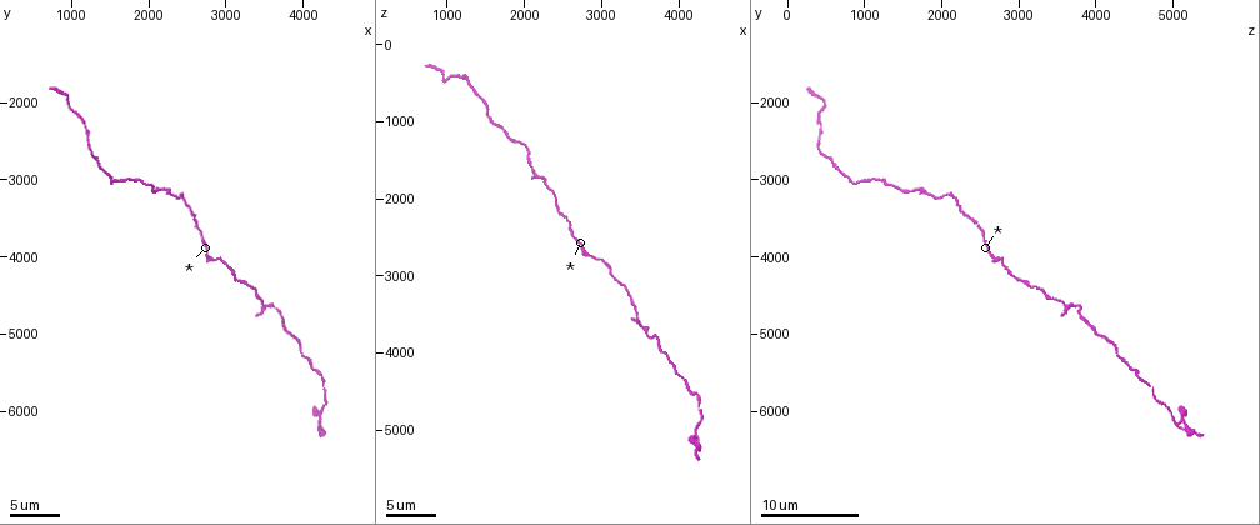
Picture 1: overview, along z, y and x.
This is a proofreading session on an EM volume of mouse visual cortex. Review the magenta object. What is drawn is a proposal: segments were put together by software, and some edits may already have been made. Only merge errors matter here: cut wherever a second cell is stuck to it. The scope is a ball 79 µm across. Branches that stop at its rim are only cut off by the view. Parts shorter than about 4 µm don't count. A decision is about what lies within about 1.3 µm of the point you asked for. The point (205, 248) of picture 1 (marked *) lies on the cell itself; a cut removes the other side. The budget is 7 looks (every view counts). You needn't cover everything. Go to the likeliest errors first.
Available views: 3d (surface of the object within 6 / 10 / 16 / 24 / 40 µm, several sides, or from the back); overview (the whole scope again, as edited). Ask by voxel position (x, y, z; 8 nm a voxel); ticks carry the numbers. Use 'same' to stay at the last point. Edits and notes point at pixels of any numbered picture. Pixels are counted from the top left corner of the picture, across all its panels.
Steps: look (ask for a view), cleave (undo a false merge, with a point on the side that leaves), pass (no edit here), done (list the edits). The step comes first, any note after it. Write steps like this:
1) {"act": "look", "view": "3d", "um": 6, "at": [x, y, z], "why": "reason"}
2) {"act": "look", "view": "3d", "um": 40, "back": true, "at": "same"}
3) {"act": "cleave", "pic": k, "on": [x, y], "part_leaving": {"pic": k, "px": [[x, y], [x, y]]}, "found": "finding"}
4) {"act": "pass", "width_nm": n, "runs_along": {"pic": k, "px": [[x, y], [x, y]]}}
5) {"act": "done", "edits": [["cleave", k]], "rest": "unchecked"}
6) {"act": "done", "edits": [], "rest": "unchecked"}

{"act": "look", "view": "3d", "um": 10, "at": [3450, 4600, 3600], "why": "three-way junction"}

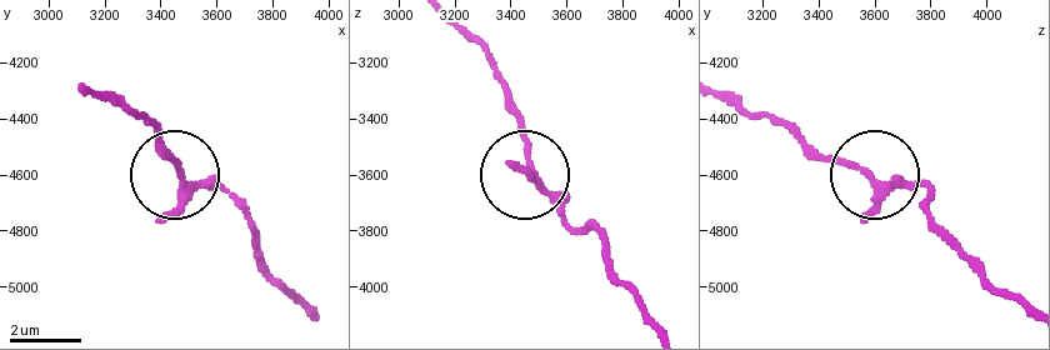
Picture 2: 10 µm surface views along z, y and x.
{"act": "look", "view": "3d", "um": 10, "back": true, "at": [3470, 4610, 3590]}

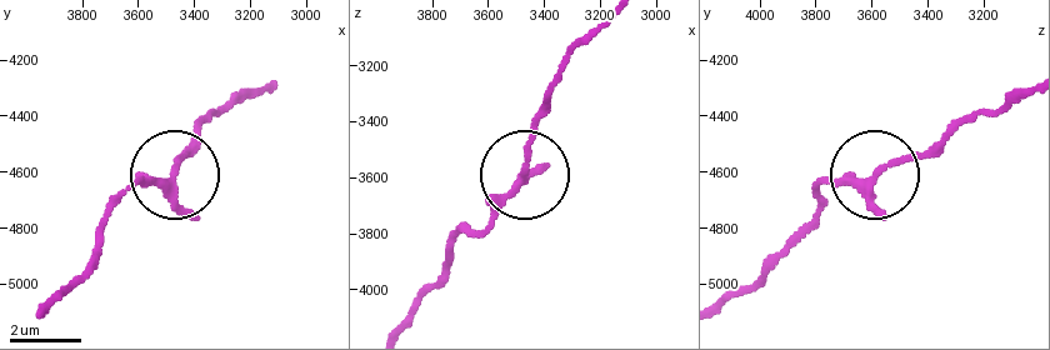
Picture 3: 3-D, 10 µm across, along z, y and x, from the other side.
{"act": "pass", "runs_along": {"pic": 3, "px": [[255, 86], [205, 119], [173, 176], [148, 176], [124, 191]]}, "found": "one cell here"}

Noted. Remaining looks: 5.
{"act": "look", "view": "3d", "um": 10, "at": [2100, 3150, 1550], "why": "calibre changes"}

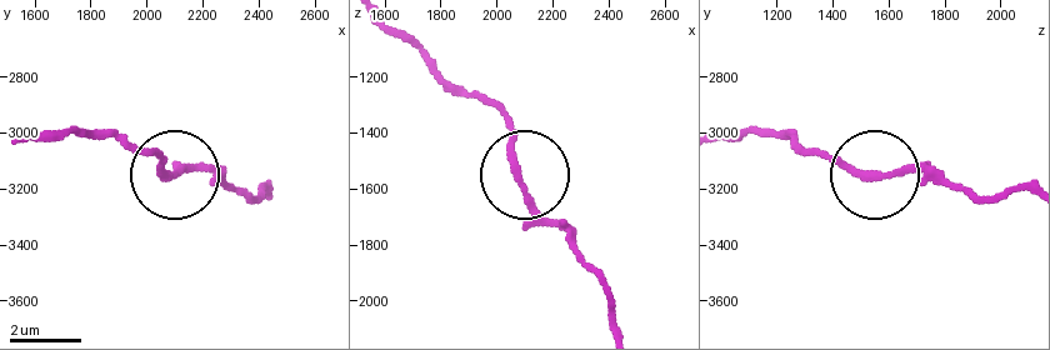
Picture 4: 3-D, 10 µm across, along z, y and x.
{"act": "pass", "found": "all the same cell"}

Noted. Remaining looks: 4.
{"act": "look", "view": "3d", "um": 10, "at": [1500, 3000, 950], "why": "a narrow waist"}

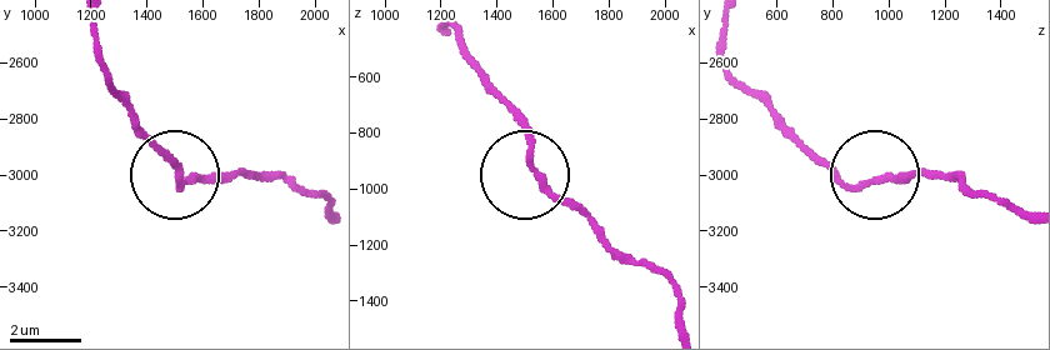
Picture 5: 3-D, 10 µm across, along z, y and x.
{"act": "pass", "runs_along": {"pic": 5, "px": [[679, 296], [538, 180], [526, 118], [496, 85]]}, "found": "continuous, no second cell"}

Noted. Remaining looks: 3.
{"act": "done", "edits": [], "rest": "unchecked"}

